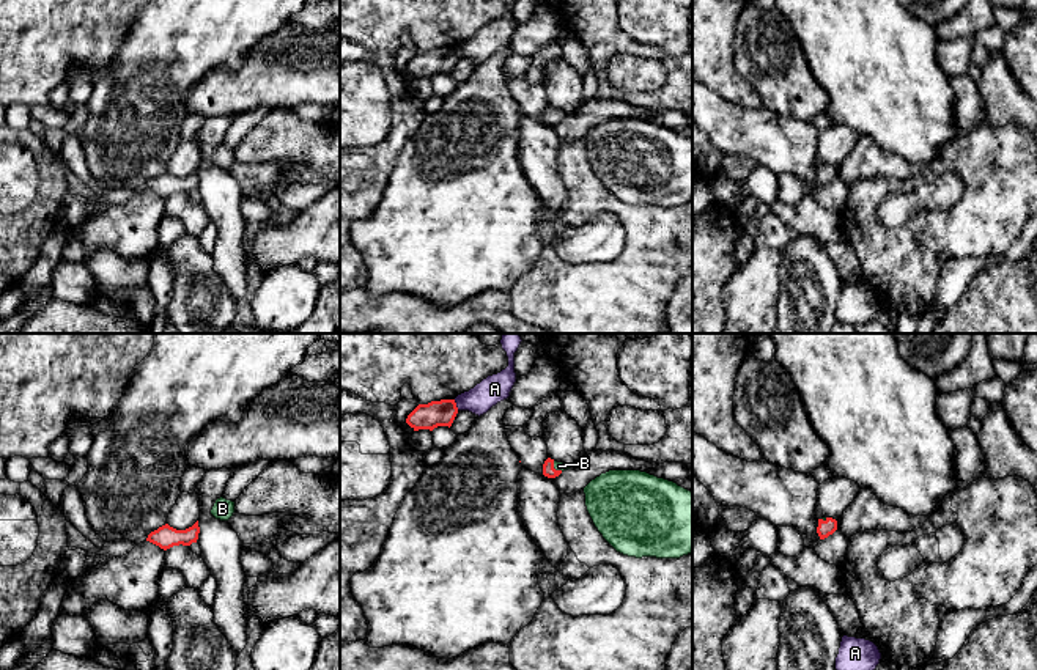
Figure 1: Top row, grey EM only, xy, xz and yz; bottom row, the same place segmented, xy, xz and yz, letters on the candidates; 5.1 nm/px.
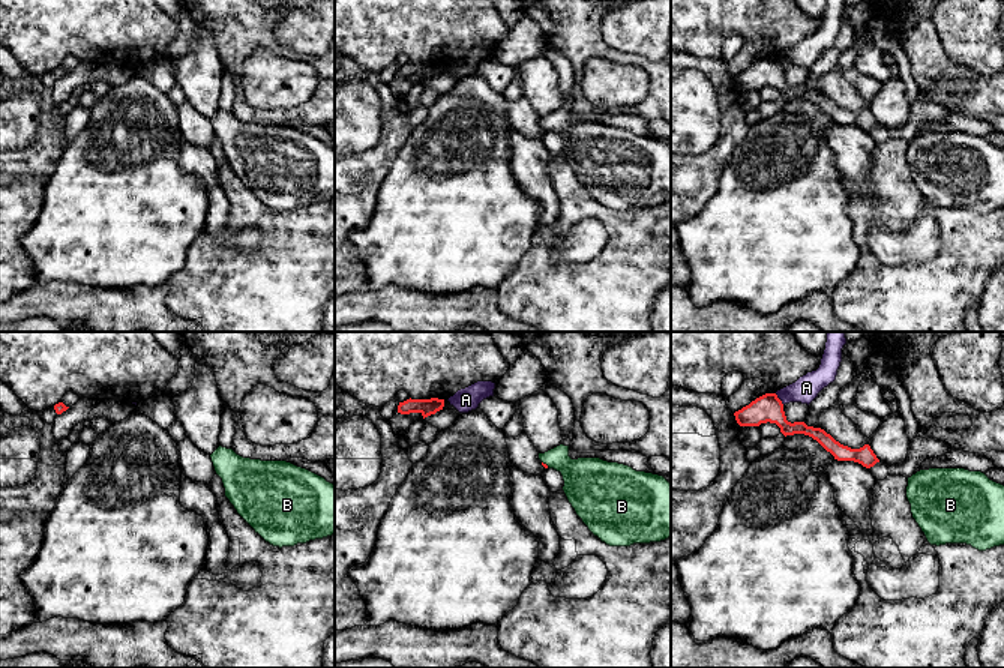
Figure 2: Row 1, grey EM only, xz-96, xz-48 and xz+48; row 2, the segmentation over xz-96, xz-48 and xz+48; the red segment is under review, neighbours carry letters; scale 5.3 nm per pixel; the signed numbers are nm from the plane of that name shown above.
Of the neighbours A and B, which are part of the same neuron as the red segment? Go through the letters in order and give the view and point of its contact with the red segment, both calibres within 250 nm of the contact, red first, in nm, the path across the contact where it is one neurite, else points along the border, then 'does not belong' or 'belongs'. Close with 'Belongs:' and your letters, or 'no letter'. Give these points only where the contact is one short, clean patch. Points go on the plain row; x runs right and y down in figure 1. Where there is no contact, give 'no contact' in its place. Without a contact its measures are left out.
A: meets red in xz at (455, 52); 130 nm thick on the red side, 140 nm on the other; border along xz (453, 47), (458, 57); does not belong
B: meets red in xz at (554, 117); 60 nm thick on the red side, 50 nm on the other; runs through xz (548, 115), (554, 117), (559, 114); belongs
Belongs: B

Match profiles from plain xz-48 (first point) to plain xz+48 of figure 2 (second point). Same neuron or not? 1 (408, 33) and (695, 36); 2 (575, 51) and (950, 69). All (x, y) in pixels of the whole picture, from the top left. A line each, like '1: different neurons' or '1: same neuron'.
1: same neuron
2: same neuron

